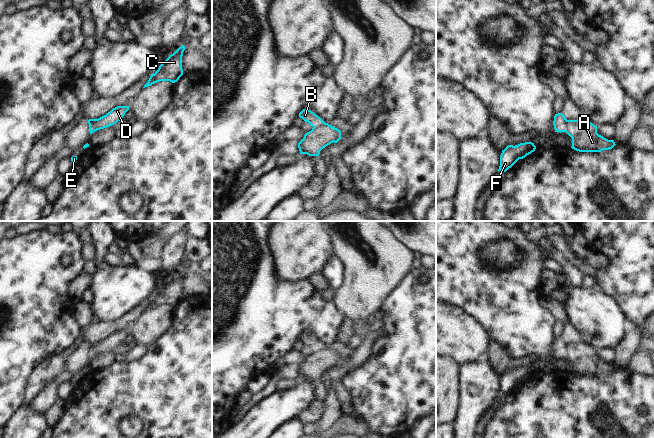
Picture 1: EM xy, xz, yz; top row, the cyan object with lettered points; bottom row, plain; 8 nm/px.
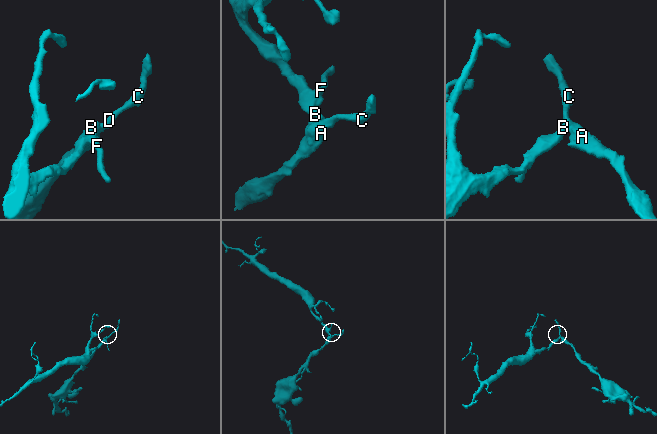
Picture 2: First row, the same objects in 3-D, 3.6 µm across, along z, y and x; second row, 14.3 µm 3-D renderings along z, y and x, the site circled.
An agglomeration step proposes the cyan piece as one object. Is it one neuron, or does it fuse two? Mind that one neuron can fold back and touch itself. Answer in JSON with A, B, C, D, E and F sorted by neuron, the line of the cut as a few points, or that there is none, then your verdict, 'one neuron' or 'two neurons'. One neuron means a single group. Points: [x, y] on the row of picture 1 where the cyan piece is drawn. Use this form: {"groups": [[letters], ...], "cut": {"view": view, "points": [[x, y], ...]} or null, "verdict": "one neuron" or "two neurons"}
{"groups": [["A", "C", "D", "E"], ["B", "F"]], "cut": {"view": "xz", "points": [[325, 123], [313, 127]]}, "verdict": "two neurons"}

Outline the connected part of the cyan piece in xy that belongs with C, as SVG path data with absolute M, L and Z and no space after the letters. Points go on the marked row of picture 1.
M185 46L179 47L173 54L171 54L158 68L158 70L152 74L148 82L143 88L151 86L154 83L160 81L170 81L175 83L183 75L182 69L182 56L185 50Z

